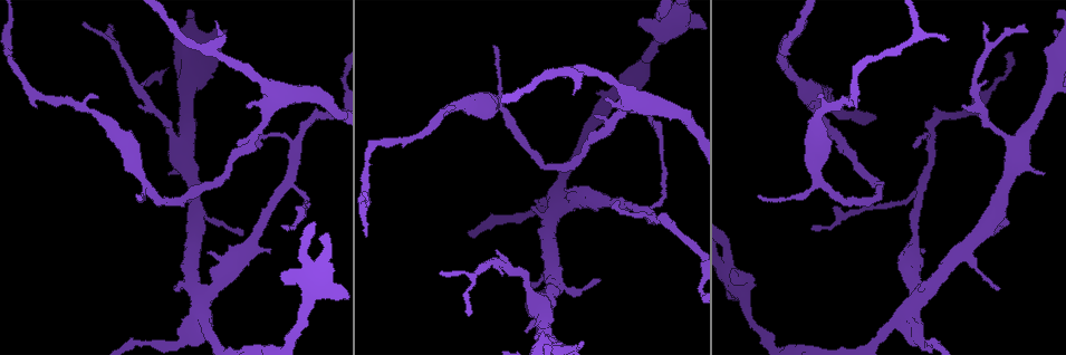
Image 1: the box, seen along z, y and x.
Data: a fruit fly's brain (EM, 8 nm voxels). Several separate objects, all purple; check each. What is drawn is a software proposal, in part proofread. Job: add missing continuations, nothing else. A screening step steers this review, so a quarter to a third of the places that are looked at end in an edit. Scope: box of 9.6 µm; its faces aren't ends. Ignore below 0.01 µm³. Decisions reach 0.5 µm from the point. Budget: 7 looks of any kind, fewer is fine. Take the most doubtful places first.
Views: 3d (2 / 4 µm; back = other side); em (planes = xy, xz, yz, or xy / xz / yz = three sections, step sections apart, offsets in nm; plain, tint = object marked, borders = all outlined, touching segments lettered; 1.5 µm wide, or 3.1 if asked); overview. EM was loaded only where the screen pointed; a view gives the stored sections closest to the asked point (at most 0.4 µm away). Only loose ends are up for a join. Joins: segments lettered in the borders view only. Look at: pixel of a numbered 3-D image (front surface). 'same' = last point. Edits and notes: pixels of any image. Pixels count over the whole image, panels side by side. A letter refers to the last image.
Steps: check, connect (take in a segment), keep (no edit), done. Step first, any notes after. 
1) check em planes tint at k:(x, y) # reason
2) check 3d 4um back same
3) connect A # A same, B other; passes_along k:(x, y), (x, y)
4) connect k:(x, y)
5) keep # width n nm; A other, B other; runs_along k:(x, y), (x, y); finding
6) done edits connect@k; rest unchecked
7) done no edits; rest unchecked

check em xz step 8 borders at 1:(1027, 32) # an open end

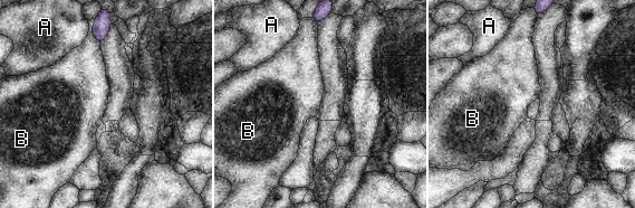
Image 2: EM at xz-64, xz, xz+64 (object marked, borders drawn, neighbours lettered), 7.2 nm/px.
check em planes borders same

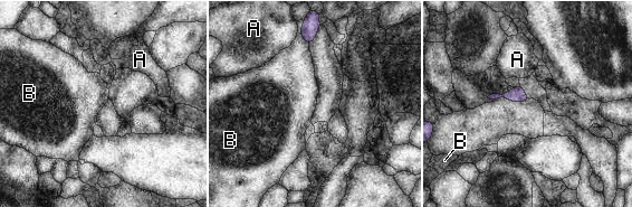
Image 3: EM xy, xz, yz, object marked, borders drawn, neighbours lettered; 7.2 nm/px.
keep # width 110 nm; A other, B other; border 3:(300, 31), (308, 45); no lettered segment goes on from it

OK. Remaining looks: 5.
check em planes borders at 1:(214, 21) # tapers out

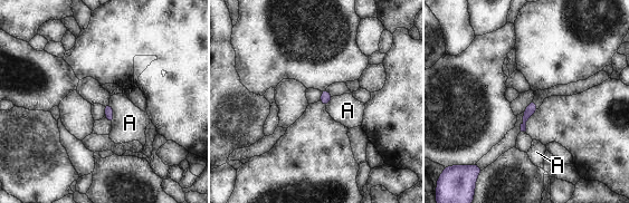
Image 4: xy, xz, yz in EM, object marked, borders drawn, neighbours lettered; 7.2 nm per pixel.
keep # A other; border 4:(108, 104), (113, 110), (112, 124); no lettered segment goes on from it

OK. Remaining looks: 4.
check em planes tint at 1:(1043, 172) # stops while still wide

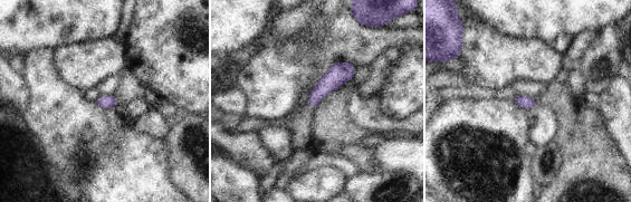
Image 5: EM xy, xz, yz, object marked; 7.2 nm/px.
check em planes borders same # what lies round it

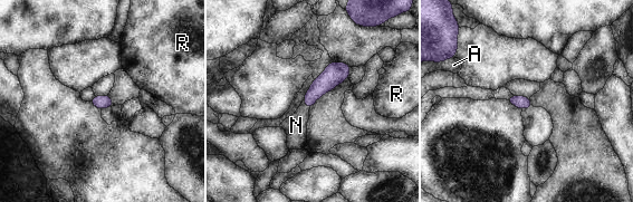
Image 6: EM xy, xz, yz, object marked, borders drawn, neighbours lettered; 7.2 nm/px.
connect N # A other, N same, R other; passes_along 6:(328, 79), (305, 105), (296, 125); the neuron continues

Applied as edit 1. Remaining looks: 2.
done edits connect@6; rest unchecked

